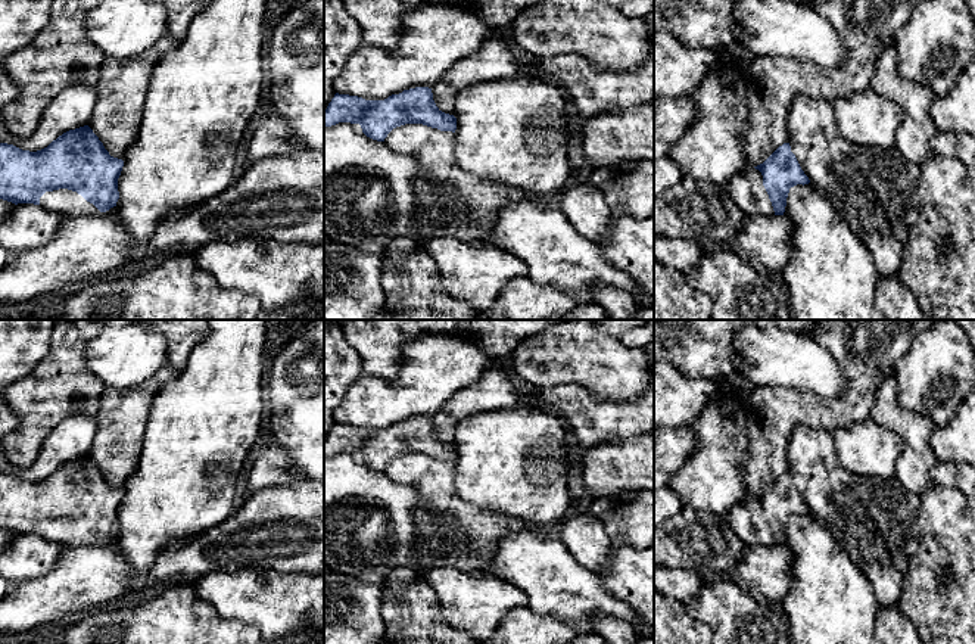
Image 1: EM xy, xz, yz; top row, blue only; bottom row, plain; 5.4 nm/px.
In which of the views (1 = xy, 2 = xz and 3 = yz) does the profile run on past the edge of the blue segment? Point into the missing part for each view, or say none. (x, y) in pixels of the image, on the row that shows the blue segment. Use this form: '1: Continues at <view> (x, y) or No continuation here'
1: Continues at xy (67, 202)
2: No continuation here
3: Continues at yz (745, 189)

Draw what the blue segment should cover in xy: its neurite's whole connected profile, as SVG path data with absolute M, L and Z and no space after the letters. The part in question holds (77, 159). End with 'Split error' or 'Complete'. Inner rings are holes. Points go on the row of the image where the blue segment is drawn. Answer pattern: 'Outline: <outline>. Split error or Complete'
Outline: M88 125L63 133L37 152L0 143L0 199L41 205L66 217L113 215L122 167L124 161L110 156Z. Split error

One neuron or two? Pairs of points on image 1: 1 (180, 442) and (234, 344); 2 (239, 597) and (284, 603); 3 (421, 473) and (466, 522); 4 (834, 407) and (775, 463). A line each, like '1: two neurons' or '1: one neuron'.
1: one neuron
2: one neuron
3: one neuron
4: one neuron

